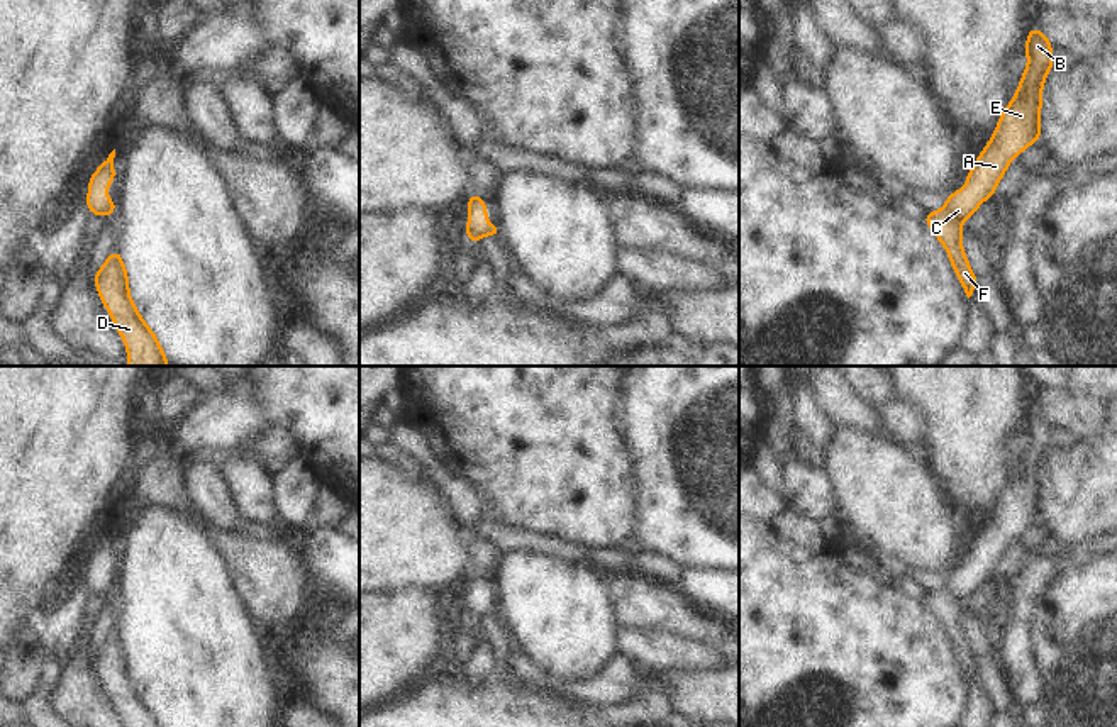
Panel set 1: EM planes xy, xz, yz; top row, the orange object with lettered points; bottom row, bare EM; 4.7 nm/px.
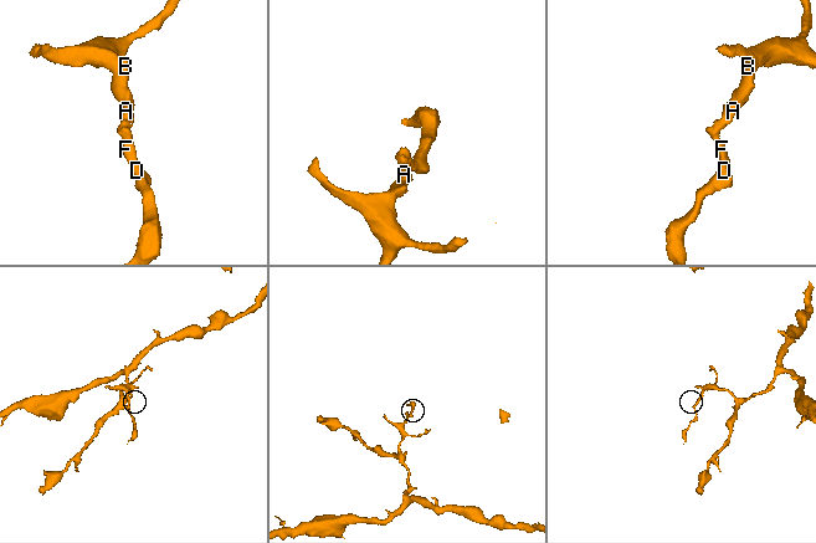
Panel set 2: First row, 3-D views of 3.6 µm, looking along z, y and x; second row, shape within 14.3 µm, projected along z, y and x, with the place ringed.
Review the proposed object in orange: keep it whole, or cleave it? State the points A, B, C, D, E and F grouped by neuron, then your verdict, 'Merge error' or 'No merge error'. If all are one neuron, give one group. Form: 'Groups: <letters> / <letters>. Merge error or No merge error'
Groups: A B C D E F. No merge error.

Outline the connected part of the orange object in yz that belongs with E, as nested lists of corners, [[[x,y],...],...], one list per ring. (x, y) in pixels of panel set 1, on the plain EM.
[[[1029,408],[1025,434],[1029,444],[1019,468],[1002,491],[997,510],[976,537],[966,558],[966,568],[946,576],[946,586],[927,591],[924,600],[948,629],[949,641],[970,678],[976,669],[976,656],[968,644],[961,624],[963,600],[971,597],[983,580],[995,574],[1009,542],[1027,525],[1041,519],[1042,463],[1053,449],[1053,429],[1048,417],[1037,408]]]

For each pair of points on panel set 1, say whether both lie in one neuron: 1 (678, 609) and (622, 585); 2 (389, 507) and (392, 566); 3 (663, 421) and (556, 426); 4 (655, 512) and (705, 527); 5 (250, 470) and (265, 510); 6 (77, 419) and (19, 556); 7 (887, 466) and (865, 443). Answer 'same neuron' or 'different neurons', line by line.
1: same neuron
2: same neuron
3: different neurons
4: same neuron
5: same neuron
6: same neuron
7: same neuron

